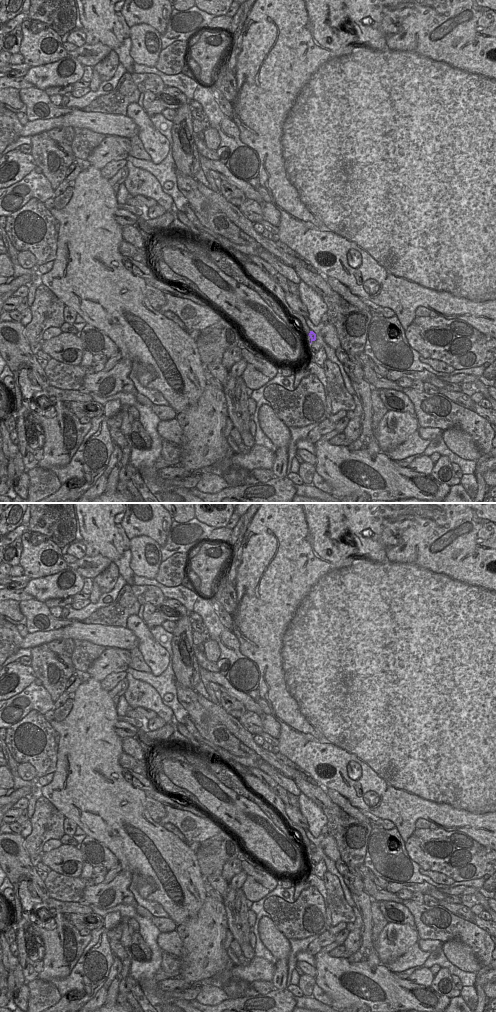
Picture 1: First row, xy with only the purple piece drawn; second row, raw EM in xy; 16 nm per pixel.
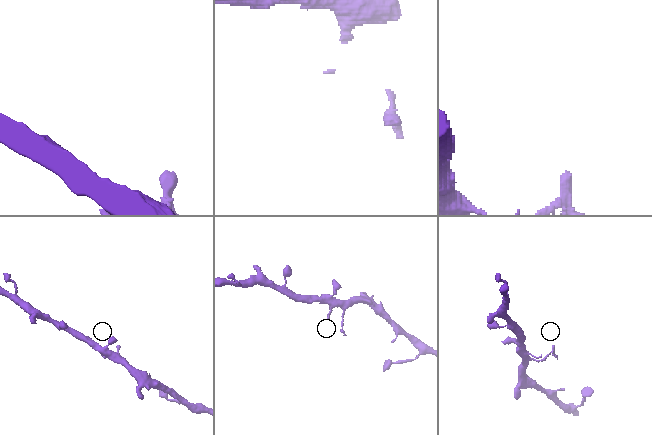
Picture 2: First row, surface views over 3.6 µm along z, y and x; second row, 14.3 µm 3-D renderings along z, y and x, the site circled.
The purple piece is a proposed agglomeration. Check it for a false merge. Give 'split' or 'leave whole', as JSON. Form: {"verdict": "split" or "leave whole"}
{"verdict": "split"}

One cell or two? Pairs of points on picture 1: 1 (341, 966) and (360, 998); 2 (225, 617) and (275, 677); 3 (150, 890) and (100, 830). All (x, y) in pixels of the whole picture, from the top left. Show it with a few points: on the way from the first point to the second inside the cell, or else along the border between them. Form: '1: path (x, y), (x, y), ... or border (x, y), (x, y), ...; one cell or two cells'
1: path (338, 975), (340, 984), (351, 993); one cell
2: border (230, 614), (232, 630); two cells
3: path (150, 873), (117, 839); one cell

